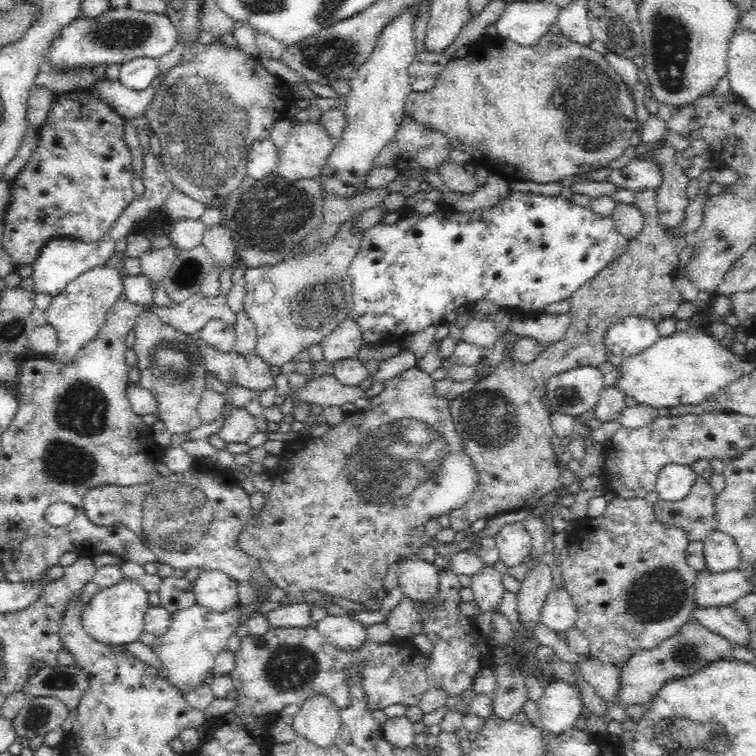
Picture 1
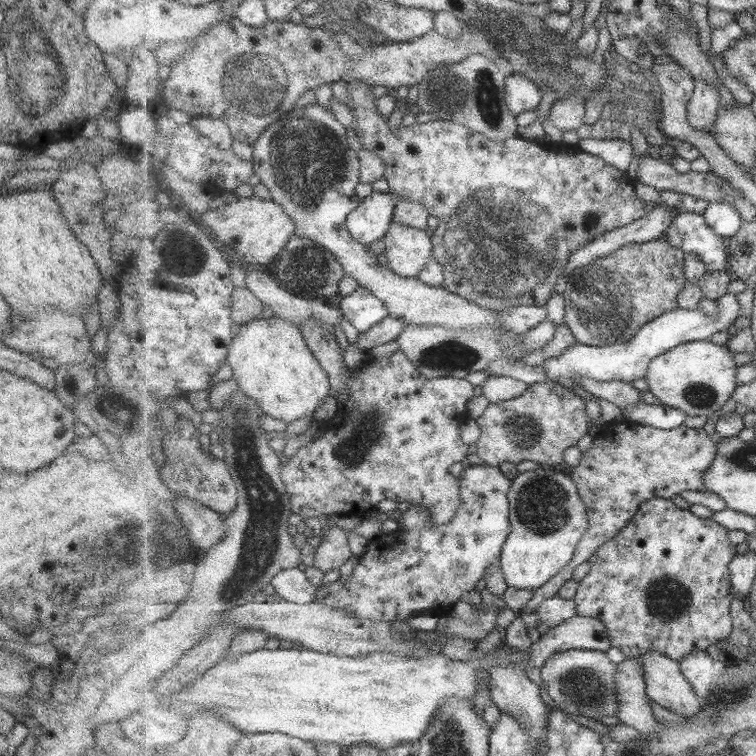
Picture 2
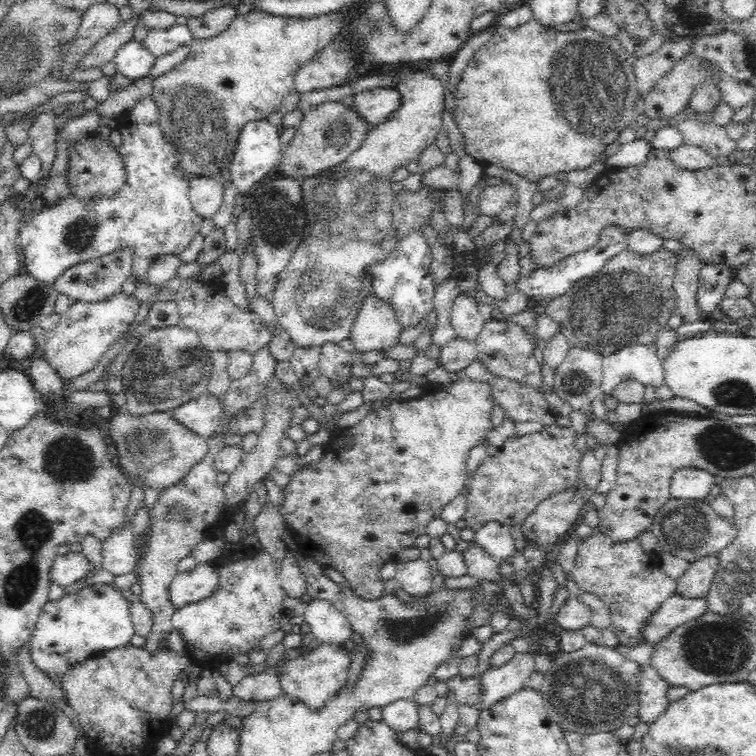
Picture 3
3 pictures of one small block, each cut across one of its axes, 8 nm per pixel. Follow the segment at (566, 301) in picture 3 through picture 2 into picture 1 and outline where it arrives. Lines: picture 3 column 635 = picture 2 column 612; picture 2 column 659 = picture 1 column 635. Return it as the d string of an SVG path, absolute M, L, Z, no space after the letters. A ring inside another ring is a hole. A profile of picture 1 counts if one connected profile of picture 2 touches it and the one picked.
M642 188L634 190L635 204L644 217L643 229L636 238L629 241L626 250L618 255L618 258L603 268L583 284L572 296L570 296L570 325L563 341L545 346L544 351L530 363L522 363L512 359L512 350L515 338L506 336L506 358L494 368L490 376L480 380L476 386L456 400L452 400L452 418L459 438L462 440L463 451L471 458L473 466L478 474L478 486L471 494L470 500L464 507L453 510L450 516L449 526L454 533L468 531L470 525L475 520L507 513L526 510L526 508L536 508L534 504L544 498L550 492L559 492L562 488L562 478L560 478L561 462L555 455L555 449L550 444L554 435L550 421L550 410L546 404L542 403L544 394L547 394L547 386L551 377L562 374L568 370L582 366L598 367L603 362L608 362L608 350L606 347L606 334L610 327L621 322L624 317L639 316L650 319L656 324L662 322L664 318L670 318L678 310L679 305L684 301L682 295L674 289L674 276L678 271L678 256L686 248L684 236L677 237L664 230L658 218L658 201L656 190Z

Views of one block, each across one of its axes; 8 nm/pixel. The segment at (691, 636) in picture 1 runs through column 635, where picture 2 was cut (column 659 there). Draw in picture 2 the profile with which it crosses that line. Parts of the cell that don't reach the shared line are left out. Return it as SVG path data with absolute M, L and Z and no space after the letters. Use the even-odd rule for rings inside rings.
M657 650L645 652L638 660L645 669L649 699L682 717L695 716L703 710L692 682L681 670L680 661Z

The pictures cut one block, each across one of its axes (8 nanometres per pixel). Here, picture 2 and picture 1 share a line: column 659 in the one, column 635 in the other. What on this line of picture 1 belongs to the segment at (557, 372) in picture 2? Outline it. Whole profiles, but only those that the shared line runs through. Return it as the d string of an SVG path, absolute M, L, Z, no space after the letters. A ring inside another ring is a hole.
M624 317L621 322L610 327L606 334L608 362L619 368L628 358L642 354L660 338L657 324L650 319Z

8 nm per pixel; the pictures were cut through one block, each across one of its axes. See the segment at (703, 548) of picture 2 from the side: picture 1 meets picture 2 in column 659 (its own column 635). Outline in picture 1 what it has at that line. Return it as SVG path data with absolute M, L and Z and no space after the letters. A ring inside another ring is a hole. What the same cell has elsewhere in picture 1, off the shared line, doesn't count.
M614 497L610 502L607 502L605 511L598 518L586 517L578 526L573 526L568 531L567 537L568 554L561 564L563 588L568 591L568 594L573 598L574 605L576 605L578 615L575 620L575 627L589 640L589 656L602 662L609 662L621 669L636 650L652 649L658 646L660 642L670 638L671 635L676 634L678 628L683 623L688 622L691 614L696 610L694 586L697 572L686 563L686 548L689 543L686 539L686 533L682 532L682 529L666 527L658 522L654 516L653 505L648 503L645 498L623 499Z

